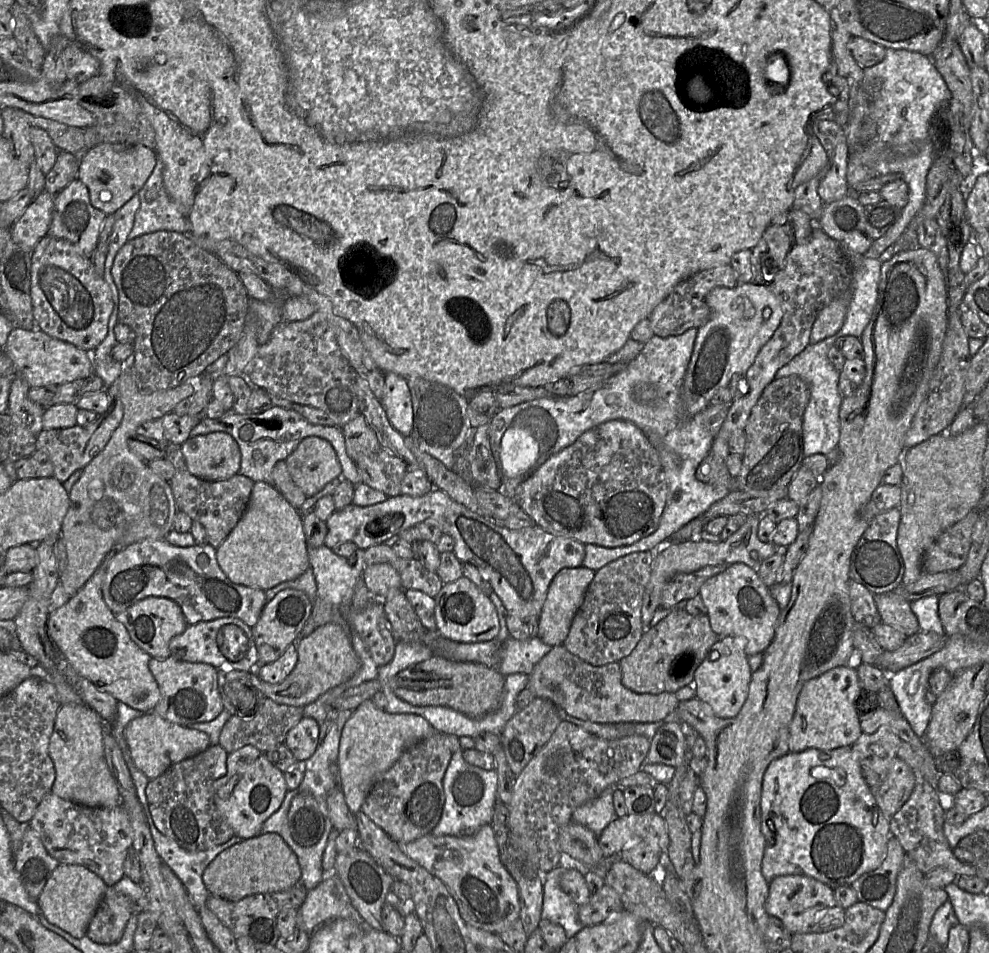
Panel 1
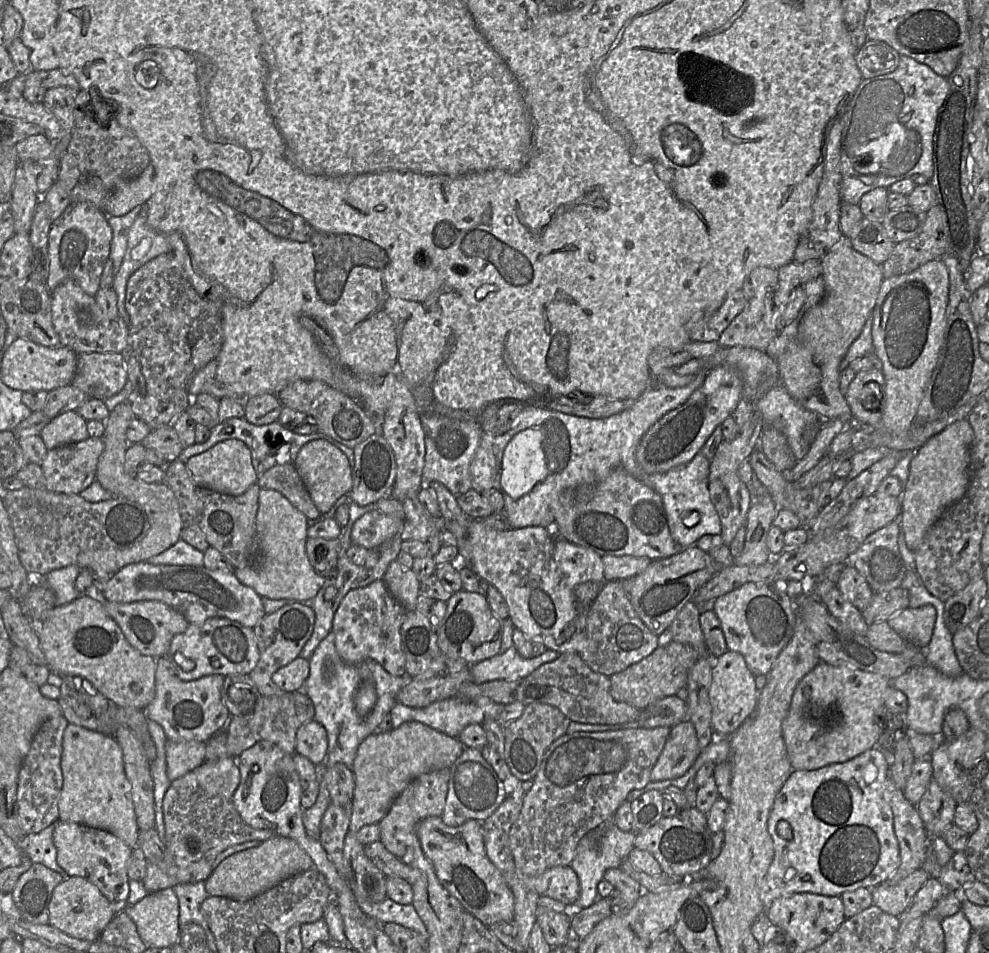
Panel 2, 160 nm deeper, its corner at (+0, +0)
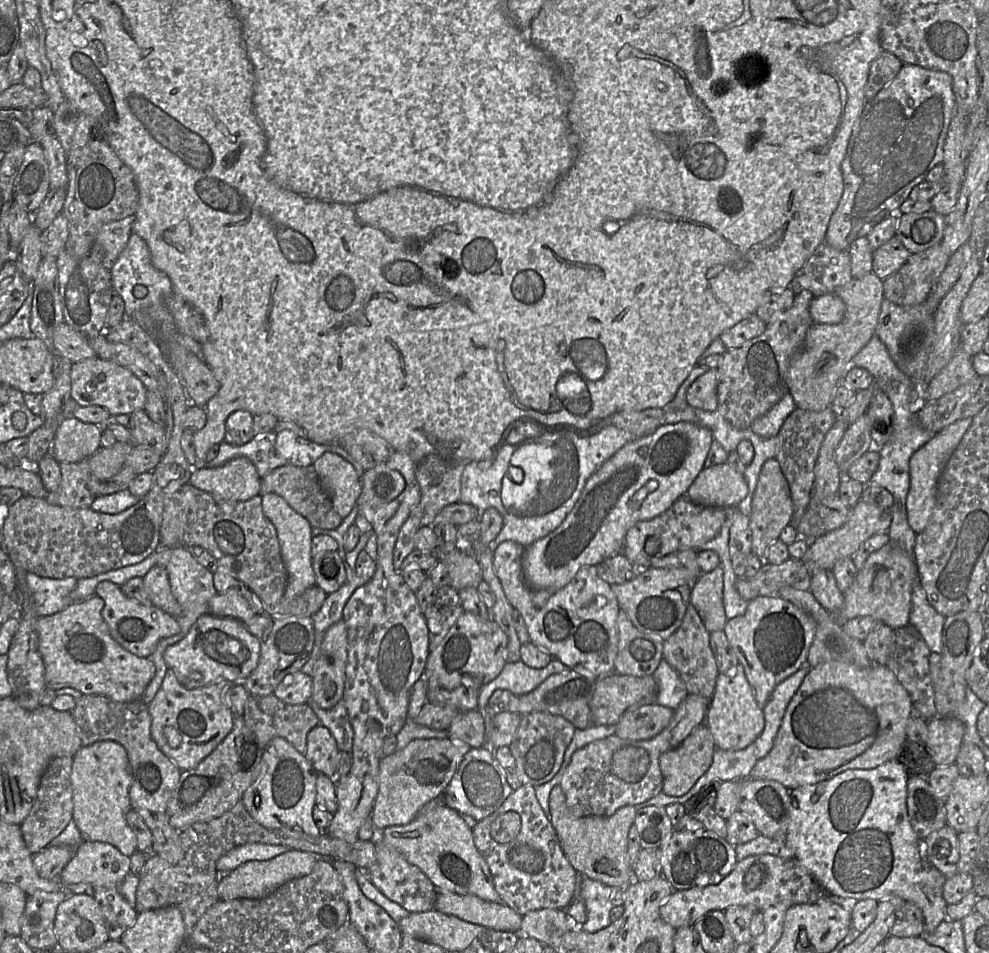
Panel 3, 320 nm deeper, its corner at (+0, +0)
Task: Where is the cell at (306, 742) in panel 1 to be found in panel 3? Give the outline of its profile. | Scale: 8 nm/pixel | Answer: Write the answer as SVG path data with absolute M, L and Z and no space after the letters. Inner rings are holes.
M318 724L309 731L304 756L317 773L334 778L339 754L336 740L327 727Z

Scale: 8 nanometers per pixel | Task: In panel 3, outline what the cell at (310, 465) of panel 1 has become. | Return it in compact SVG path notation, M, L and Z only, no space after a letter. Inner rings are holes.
M325 452L312 467L330 495L336 512L346 517L356 506L362 491L361 479L354 466L336 453Z

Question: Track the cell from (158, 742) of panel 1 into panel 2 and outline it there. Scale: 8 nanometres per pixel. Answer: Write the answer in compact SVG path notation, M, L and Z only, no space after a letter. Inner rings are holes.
M173 741L165 744L166 771L170 781L190 772L204 762L206 743L201 741Z

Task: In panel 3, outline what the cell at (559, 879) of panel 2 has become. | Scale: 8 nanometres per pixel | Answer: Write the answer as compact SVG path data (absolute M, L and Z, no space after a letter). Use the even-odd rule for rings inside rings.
M521 784L513 790L491 815L477 821L472 828L475 846L486 861L502 903L520 915L544 908L565 909L574 898L576 874L559 842L555 828L539 804L535 787Z

